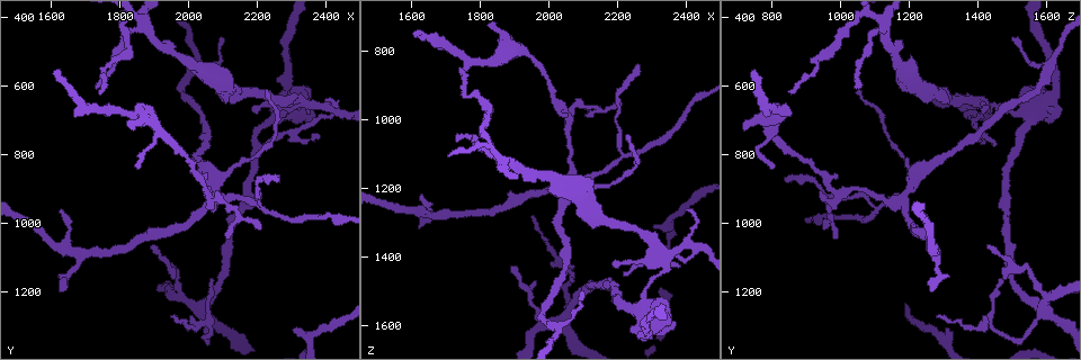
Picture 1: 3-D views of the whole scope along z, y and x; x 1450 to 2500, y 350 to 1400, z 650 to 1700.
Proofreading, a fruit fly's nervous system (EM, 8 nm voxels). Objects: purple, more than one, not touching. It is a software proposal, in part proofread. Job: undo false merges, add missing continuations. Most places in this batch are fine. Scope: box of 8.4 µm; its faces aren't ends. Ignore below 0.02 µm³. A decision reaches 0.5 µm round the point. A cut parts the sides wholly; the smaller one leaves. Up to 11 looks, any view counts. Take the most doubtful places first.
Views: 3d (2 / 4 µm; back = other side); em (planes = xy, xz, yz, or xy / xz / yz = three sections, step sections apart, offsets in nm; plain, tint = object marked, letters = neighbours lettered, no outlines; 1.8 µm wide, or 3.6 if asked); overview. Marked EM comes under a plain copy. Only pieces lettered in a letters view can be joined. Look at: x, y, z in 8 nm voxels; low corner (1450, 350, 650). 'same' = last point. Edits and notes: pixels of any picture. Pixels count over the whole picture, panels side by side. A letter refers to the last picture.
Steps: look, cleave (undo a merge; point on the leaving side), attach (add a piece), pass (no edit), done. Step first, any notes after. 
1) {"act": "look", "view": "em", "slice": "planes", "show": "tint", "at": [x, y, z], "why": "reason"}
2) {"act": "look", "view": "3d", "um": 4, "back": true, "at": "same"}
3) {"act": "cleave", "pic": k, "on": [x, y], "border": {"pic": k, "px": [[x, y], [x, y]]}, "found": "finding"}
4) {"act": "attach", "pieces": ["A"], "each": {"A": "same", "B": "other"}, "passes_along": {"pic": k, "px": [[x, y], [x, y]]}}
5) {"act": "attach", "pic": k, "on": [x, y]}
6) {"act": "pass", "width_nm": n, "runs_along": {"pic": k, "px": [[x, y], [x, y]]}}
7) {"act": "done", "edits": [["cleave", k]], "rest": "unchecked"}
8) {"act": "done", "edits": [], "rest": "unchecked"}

{"act": "look", "view": "em", "um": 3.6, "slice": "planes", "show": "tint", "at": [2315, 655, 1415], "why": "a narrow waist"}

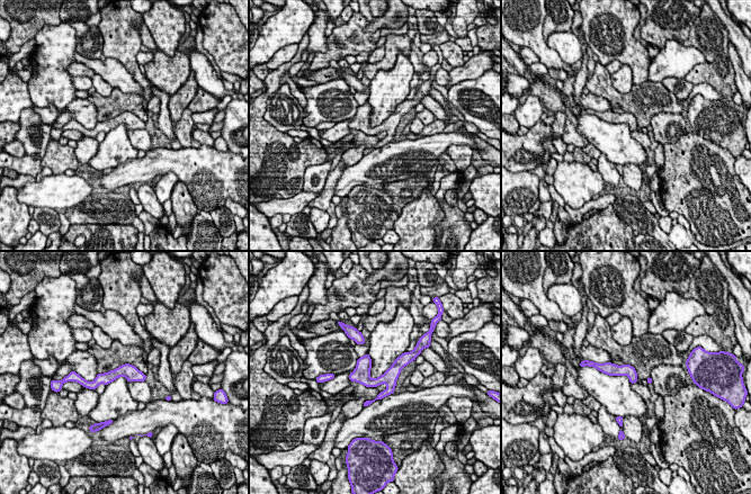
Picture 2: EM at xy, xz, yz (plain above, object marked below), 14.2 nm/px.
{"act": "look", "view": "em", "um": 3.6, "slice": "planes", "show": "letters", "at": "same", "why": "see the neighbours"}

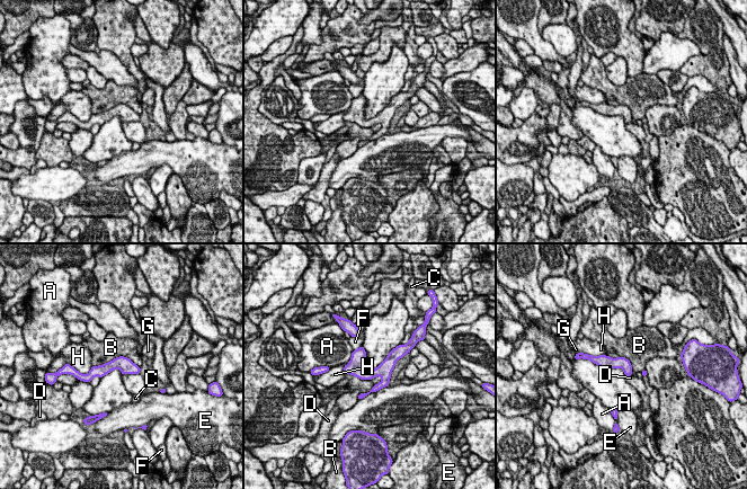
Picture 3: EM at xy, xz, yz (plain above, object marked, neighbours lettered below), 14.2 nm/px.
{"act": "pass", "width_nm": 160, "each": {"A": "other", "B": "other", "C": "other", "D": "other", "E": "other", "F": "other", "G": "other", "H": "other"}, "runs_along": {"pic": 3, "px": [[397, 353], [372, 374], [346, 370]]}, "found": "one neuron here"}

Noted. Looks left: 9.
{"act": "look", "view": "em", "slice": "xy", "step": 8, "show": "letters", "at": [2220, 620, 1060], "why": "thin end"}

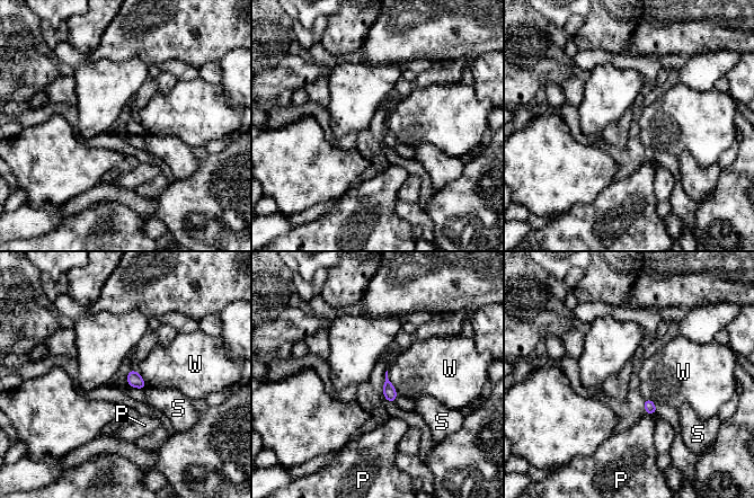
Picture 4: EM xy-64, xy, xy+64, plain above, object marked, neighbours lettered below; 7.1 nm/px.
{"act": "look", "view": "em", "slice": "planes", "show": "letters", "at": "same"}

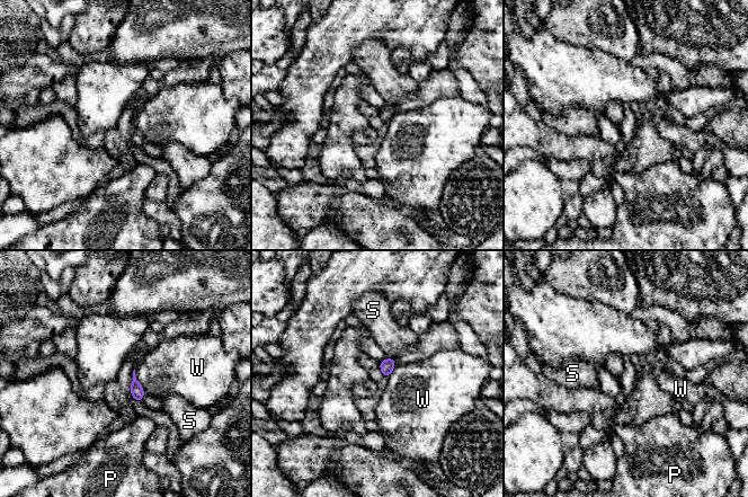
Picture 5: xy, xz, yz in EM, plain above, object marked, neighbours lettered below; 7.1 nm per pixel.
{"act": "pass", "each": {"P": "other", "S": "other", "W": "other"}, "border": {"pic": 5, "px": [[134, 370], [134, 376], [144, 393]]}, "found": "none of them fits"}

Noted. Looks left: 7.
{"act": "look", "view": "em", "slice": "xy", "step": 4, "show": "tint", "at": [1605, 550, 745]}

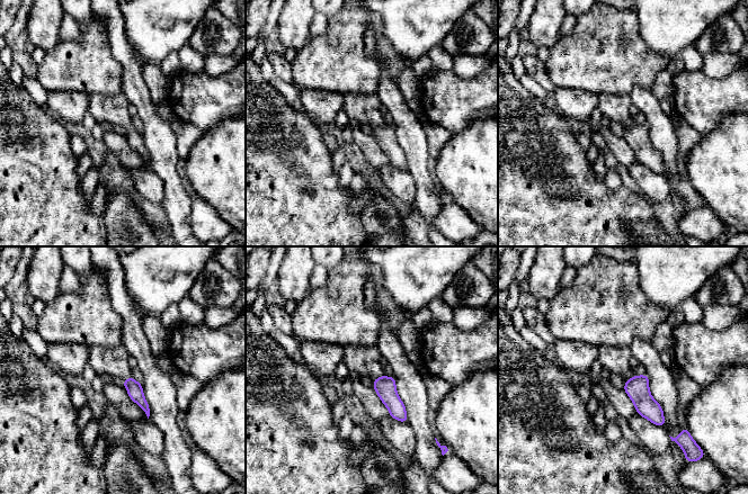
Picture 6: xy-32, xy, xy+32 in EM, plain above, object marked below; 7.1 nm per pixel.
{"act": "look", "view": "em", "slice": "planes", "show": "letters", "at": "same", "why": "cut it another way"}

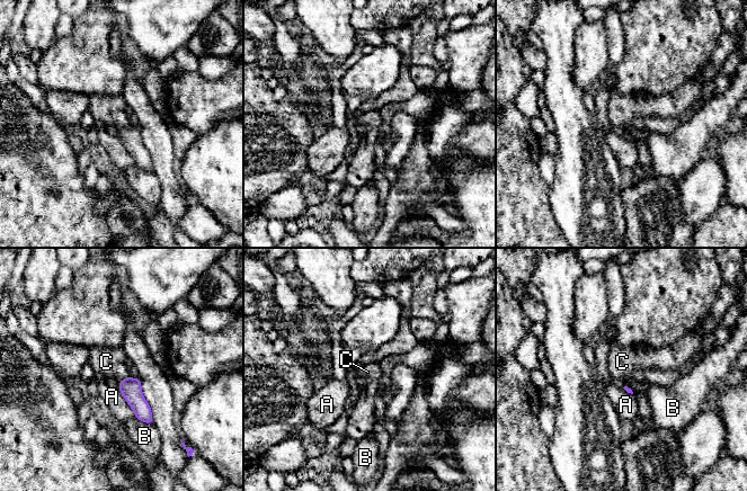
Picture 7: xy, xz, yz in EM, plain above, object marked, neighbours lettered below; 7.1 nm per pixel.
{"act": "attach", "pieces": ["C"], "each": {"A": "other", "B": "other", "C": "same"}, "passes_along": {"pic": 7, "px": [[131, 389], [125, 378], [106, 362]]}, "found": "it goes on there"}

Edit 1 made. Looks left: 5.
{"act": "look", "view": "em", "slice": "planes", "show": "letters", "at": [2075, 930, 1175], "why": "thin neck"}

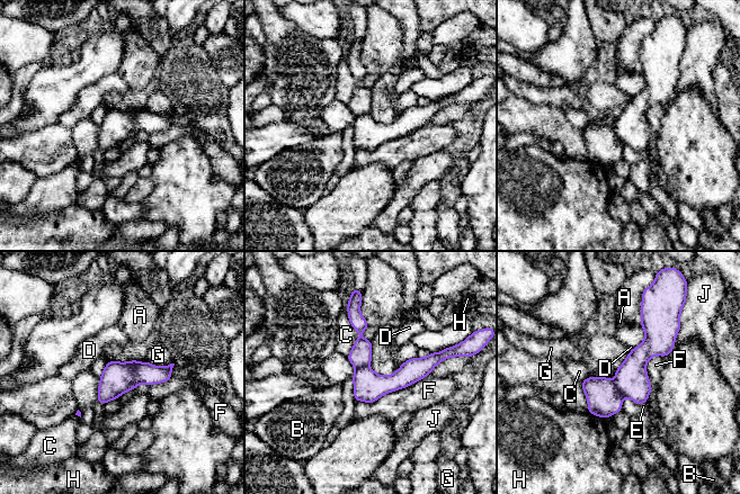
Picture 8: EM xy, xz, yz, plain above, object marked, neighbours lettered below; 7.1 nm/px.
{"act": "cleave", "pic": 8, "on": [604, 400], "each": {"A": "other", "B": "other", "C": "other", "D": "other", "E": "other", "F": "other", "G": "other", "H": "other", "J": "other"}, "found": "two neurons meet here"}

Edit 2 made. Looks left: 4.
{"act": "done", "edits": [["attach", 7], ["cleave", 8]], "rest": "unchecked"}

